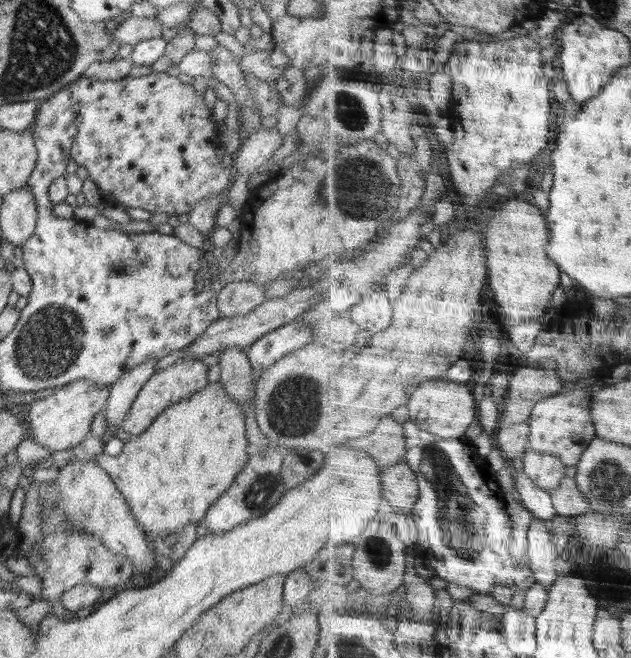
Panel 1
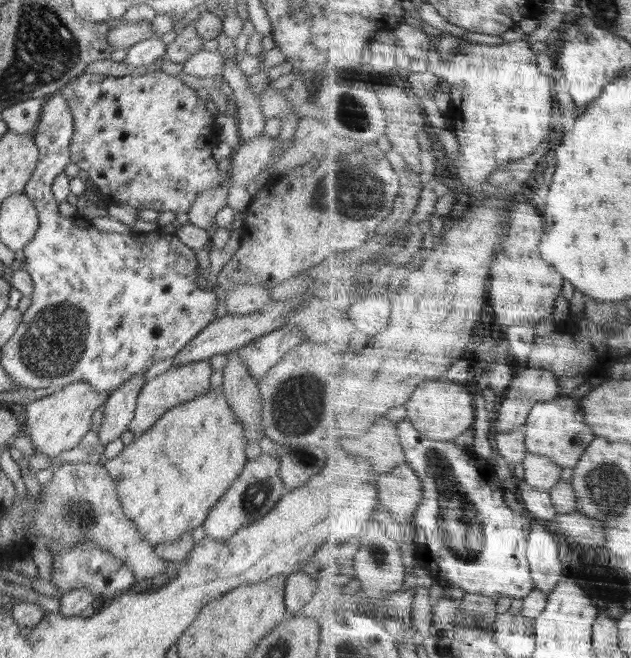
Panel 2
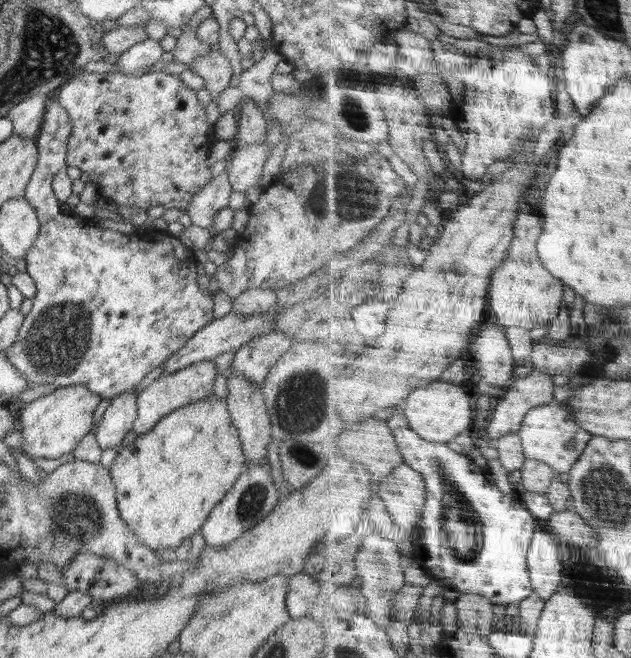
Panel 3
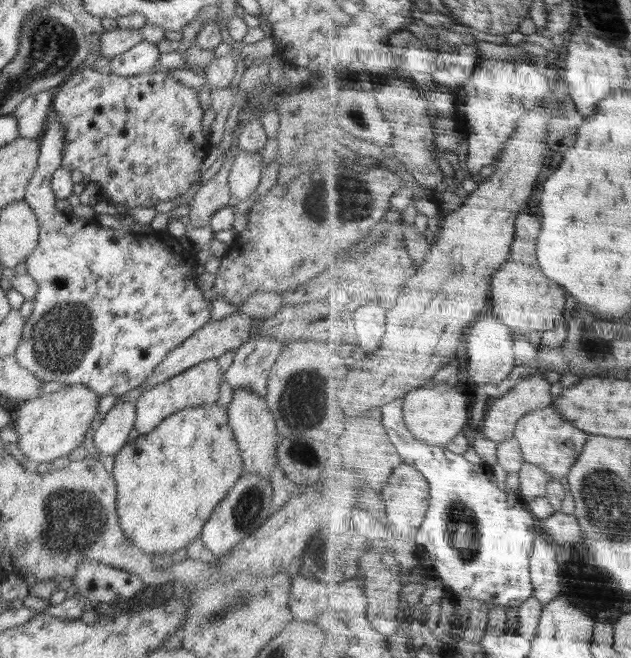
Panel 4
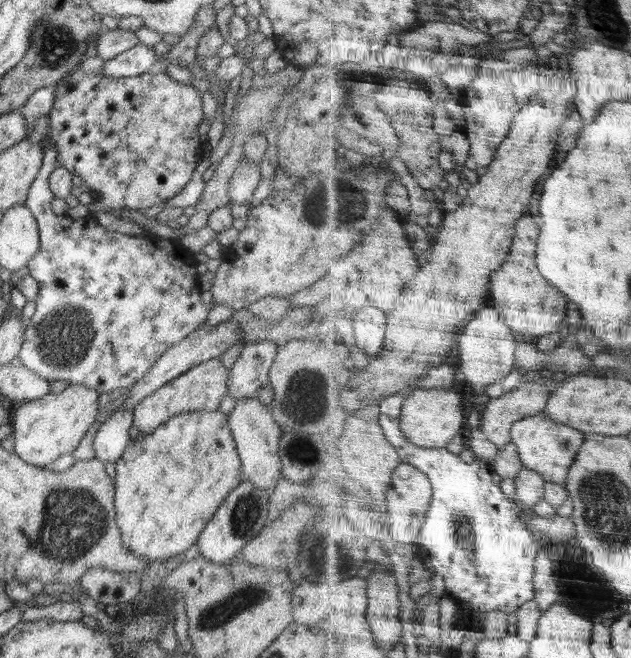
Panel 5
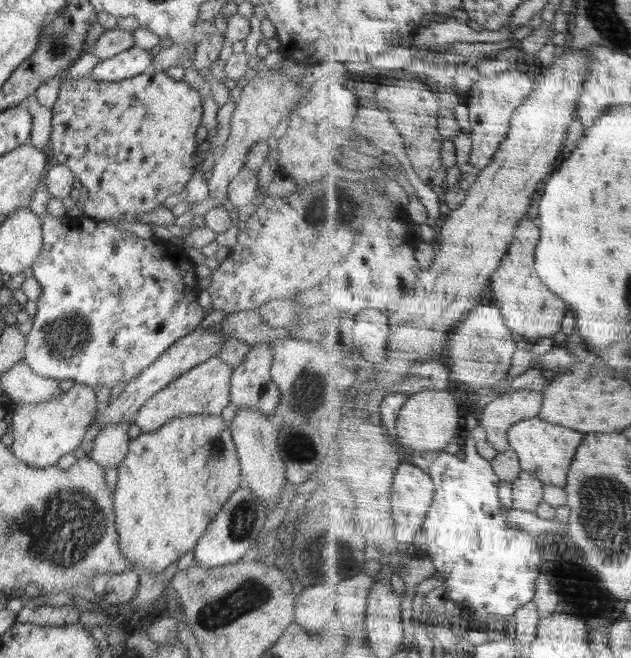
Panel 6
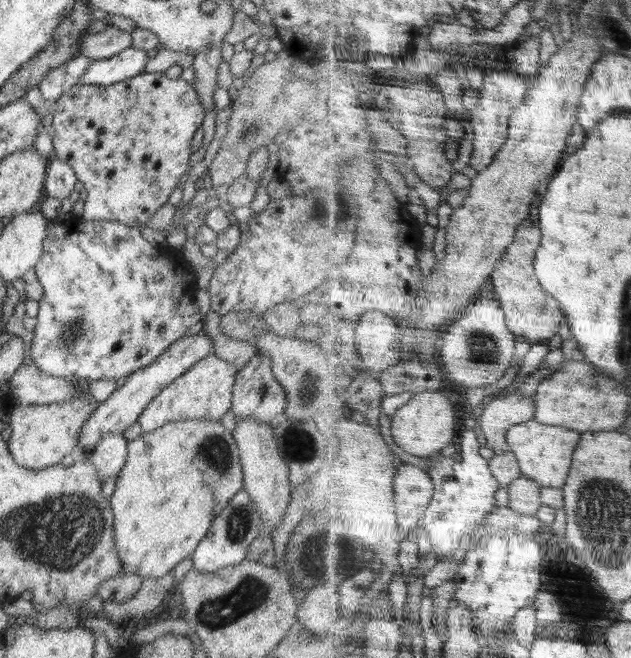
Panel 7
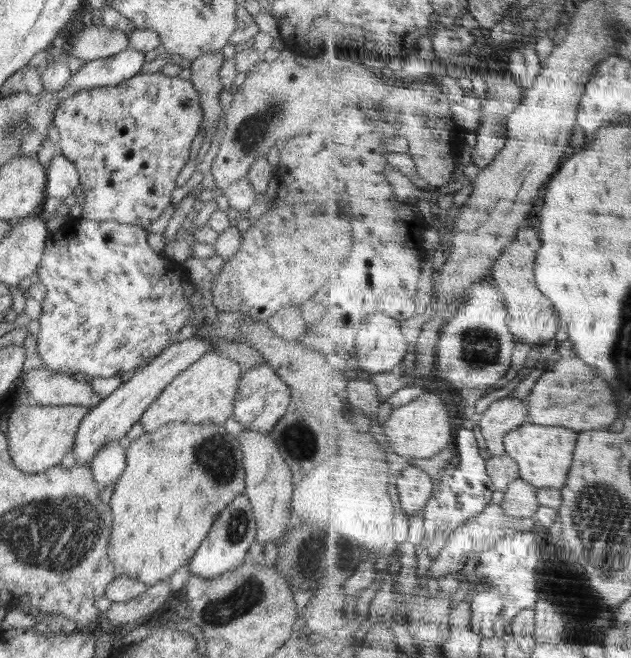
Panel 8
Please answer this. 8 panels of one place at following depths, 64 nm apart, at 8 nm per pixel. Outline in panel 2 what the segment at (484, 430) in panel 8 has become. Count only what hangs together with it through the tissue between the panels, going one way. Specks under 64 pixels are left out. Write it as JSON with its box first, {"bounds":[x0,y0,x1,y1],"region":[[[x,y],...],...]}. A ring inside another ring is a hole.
{"bounds":[492,367,561,434],"region":[[[529,367],[520,372],[492,422],[492,434],[524,427],[536,405],[561,396],[558,378],[550,369]]]}

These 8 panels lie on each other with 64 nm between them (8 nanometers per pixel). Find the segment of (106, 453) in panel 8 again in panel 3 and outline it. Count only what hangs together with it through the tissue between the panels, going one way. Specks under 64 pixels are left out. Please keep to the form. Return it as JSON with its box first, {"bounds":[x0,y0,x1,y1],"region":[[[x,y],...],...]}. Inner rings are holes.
{"bounds":[94,390,137,451],"region":[[[133,390],[110,399],[111,403],[94,430],[102,451],[123,445],[122,440],[126,433],[130,432],[137,417],[137,396]]]}

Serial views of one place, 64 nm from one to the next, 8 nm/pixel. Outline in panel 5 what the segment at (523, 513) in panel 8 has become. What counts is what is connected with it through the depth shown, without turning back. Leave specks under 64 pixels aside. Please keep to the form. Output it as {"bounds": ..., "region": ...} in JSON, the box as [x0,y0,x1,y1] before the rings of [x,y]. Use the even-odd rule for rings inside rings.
{"bounds":[515,467,547,511],"region":[[[524,467],[516,478],[515,500],[525,510],[534,511],[535,506],[547,493],[547,480],[537,470]]]}

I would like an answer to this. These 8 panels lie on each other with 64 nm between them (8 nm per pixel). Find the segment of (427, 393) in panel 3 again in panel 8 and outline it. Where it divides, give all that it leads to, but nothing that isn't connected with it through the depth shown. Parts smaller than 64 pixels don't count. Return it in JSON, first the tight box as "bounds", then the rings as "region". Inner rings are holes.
{"bounds":[384,394,452,460],"region":[[[424,394],[414,402],[394,409],[384,425],[387,434],[388,448],[399,456],[409,460],[436,457],[452,442],[452,422],[450,410],[444,398],[438,394]]]}

